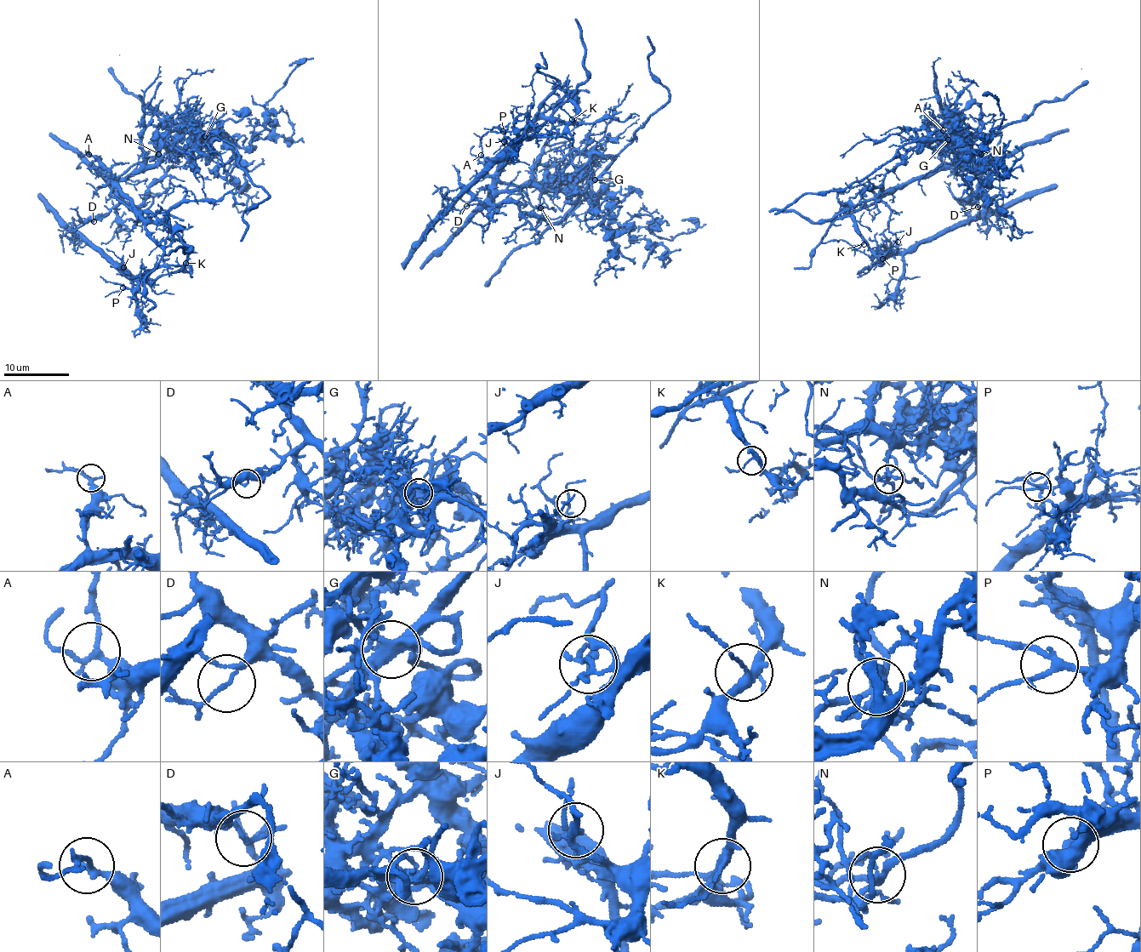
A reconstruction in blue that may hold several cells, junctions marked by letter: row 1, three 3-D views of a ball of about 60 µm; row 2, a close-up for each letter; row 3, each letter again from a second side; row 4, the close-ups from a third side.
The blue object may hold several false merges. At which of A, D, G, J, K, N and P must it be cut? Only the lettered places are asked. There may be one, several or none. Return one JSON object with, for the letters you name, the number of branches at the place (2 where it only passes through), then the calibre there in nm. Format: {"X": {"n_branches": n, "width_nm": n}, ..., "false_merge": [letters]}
{"D": {"n_branches": 3, "width_nm": 100}, "G": {"n_branches": 7, "width_nm": 380}, "N": {"n_branches": 6, "width_nm": 220}, "false_merge": ["D", "G", "N"]}

